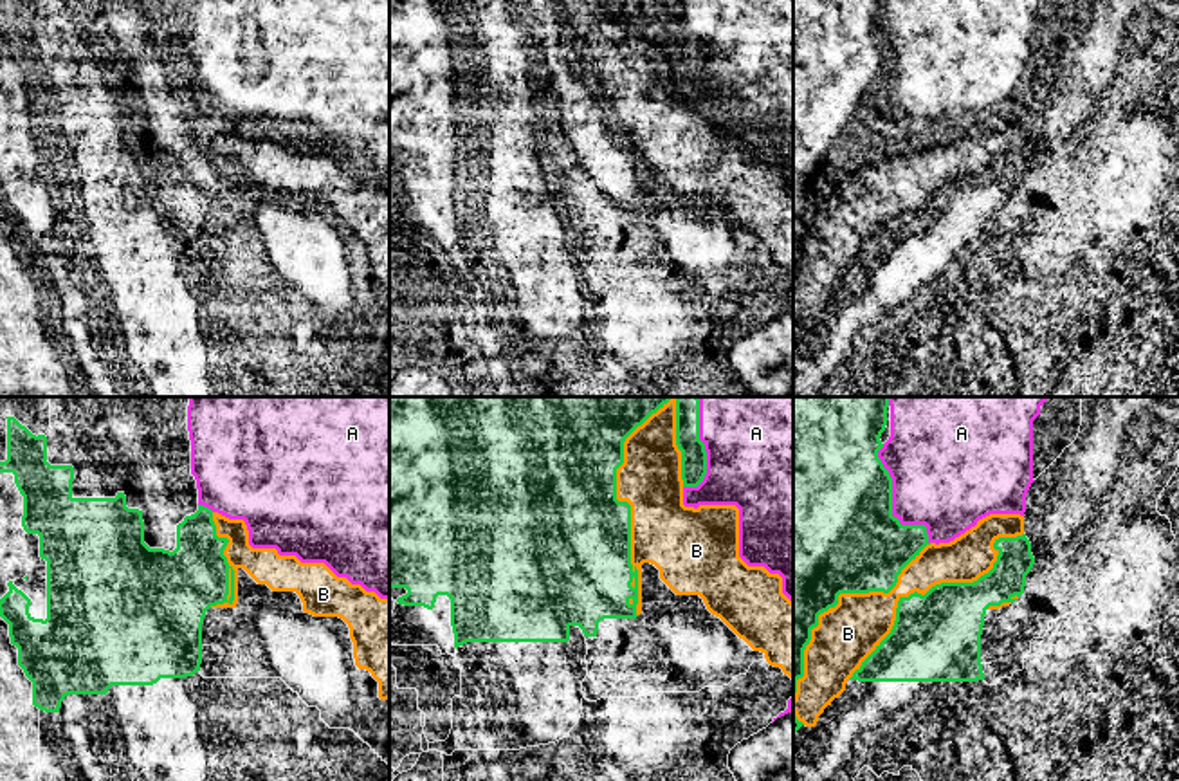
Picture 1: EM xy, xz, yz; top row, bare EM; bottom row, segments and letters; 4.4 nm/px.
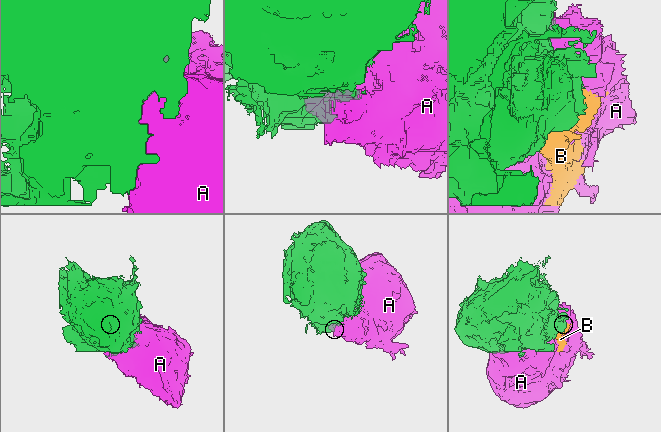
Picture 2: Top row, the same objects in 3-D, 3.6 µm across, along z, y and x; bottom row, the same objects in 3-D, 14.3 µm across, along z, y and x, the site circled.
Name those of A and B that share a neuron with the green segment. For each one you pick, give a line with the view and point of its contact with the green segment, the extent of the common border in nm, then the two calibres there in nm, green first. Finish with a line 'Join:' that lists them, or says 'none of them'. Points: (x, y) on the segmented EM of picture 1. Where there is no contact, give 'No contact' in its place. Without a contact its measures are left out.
Join: none of them

